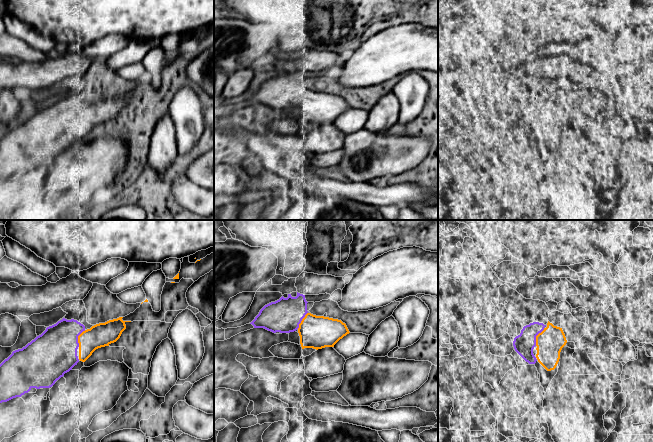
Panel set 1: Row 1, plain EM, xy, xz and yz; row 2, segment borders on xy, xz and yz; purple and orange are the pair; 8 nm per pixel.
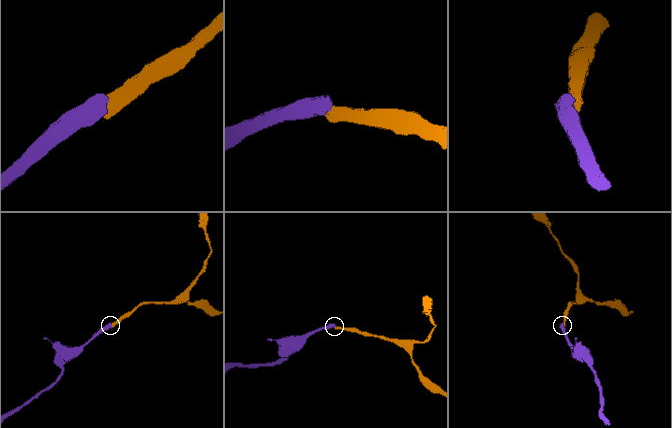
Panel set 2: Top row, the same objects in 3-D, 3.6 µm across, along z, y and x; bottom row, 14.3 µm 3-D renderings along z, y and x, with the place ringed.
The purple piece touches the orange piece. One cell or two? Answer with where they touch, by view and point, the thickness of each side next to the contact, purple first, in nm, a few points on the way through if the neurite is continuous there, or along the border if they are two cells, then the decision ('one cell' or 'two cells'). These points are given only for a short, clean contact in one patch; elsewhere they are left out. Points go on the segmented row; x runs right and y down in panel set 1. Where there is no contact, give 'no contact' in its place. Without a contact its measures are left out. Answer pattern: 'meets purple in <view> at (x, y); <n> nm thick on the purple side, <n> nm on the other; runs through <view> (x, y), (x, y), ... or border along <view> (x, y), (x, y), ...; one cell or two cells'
meets purple in yz at (536, 335); 160 nm thick on the purple side, 220 nm on the other; one cell

